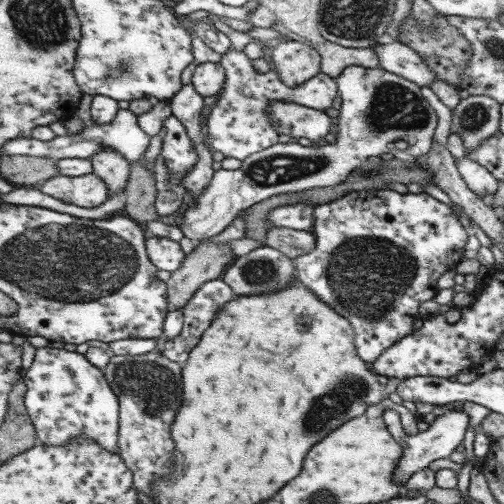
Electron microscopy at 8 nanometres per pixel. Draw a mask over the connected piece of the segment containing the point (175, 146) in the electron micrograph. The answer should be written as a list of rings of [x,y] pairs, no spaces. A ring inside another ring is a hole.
[[[171,115],[163,122],[162,129],[164,136],[160,153],[170,172],[191,172],[199,160],[199,152],[189,138],[186,126],[175,115]]]

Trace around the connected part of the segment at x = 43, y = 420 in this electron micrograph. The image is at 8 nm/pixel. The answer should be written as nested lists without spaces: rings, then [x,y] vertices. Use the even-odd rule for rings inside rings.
[[[46,346],[37,348],[33,364],[25,372],[23,379],[28,386],[24,399],[36,426],[39,443],[47,446],[67,446],[79,436],[87,436],[97,441],[105,450],[119,455],[120,396],[117,396],[112,384],[109,384],[104,369],[91,364],[85,354]]]

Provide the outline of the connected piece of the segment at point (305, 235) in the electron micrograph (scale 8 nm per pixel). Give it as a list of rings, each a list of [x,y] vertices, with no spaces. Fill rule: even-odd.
[[[273,227],[267,231],[267,245],[296,260],[315,248],[315,240],[308,231],[287,227]]]

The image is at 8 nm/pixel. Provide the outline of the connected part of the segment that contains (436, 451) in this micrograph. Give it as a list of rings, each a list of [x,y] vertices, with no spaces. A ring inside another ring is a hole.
[[[395,410],[383,411],[381,414],[385,428],[391,433],[392,439],[399,445],[401,445],[401,458],[397,460],[397,466],[395,466],[395,472],[391,476],[391,481],[395,485],[399,485],[402,489],[405,488],[405,483],[417,473],[425,469],[433,460],[449,457],[451,452],[454,451],[456,446],[461,444],[464,436],[465,429],[468,427],[468,416],[461,410],[447,410],[445,413],[435,417],[435,419],[428,425],[427,429],[422,432],[417,432],[415,436],[405,436],[403,429],[401,428],[399,415]]]

